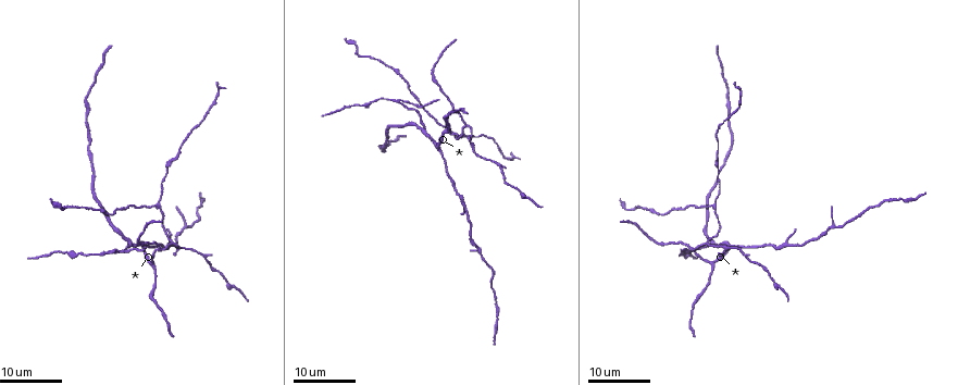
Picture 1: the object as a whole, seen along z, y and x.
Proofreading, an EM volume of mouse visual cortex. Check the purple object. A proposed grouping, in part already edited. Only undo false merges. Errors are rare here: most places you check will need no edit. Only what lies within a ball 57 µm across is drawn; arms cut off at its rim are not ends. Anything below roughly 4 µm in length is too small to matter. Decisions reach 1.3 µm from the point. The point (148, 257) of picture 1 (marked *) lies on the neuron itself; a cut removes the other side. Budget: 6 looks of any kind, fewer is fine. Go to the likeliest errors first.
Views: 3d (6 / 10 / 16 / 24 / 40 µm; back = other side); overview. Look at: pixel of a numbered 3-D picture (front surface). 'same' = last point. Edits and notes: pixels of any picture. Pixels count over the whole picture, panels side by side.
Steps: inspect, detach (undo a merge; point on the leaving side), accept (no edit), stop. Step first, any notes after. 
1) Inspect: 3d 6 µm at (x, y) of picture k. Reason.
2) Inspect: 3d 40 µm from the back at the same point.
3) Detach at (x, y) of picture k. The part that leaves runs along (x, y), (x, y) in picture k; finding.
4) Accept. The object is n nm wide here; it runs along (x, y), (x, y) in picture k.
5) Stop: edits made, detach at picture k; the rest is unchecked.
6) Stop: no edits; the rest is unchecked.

Inspect: 3d 16 µm at (465, 125) of picture 1. A fork.

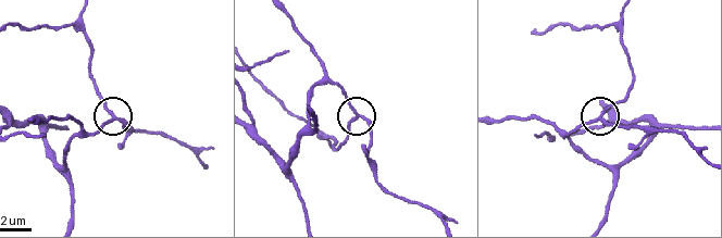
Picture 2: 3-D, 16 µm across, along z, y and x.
Inspect: 3d 10 µm at (115, 116) of picture 2.

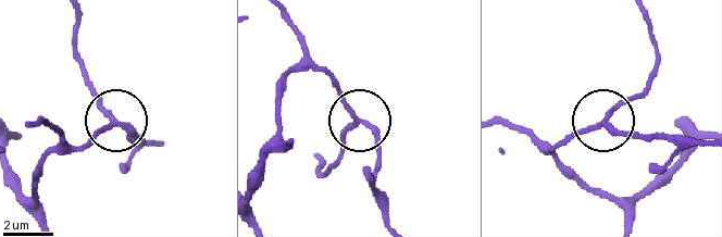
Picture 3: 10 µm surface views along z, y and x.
Accept. Continuous, no second neuron.

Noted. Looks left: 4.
Inspect: 3d 24 µm at (425, 131) of picture 1. Branch point.

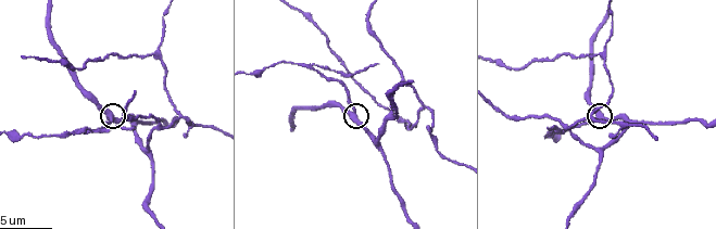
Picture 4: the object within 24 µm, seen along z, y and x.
Inspect: 3d 6 µm at (352, 114) of picture 4. Zoom in.

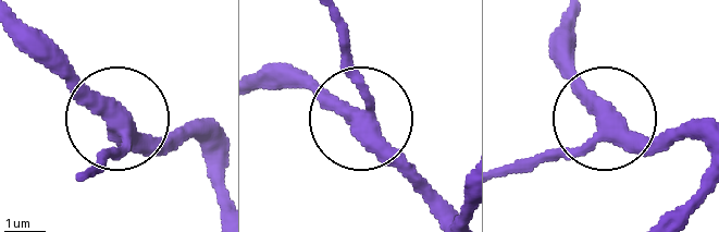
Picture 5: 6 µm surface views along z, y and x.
Accept. The object is 380 nm wide here; it runs along (219, 188), (194, 136), (152, 136), (125, 122), (94, 174) in picture 5; continuous, no second neuron.

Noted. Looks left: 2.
Inspect: 3d 10 µm at (151, 153) of picture 4. Three arms meet.

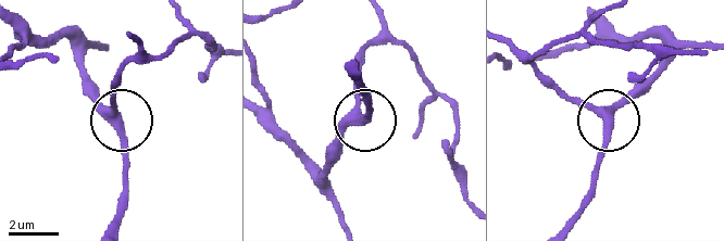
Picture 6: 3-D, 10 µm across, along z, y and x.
Inspect: 3d 10 µm from the back at (607, 122) of picture 6. From behind.

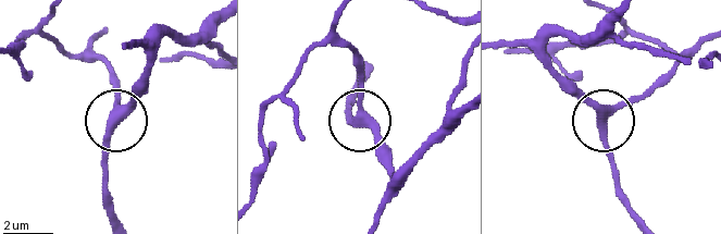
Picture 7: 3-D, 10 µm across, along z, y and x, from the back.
Accept. The object is 320 nm wide here; it runs along (133, 87), (108, 140), (108, 195) in picture 7; continuous, no second neuron.

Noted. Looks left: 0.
Stop: no edits; the rest is unchecked.

